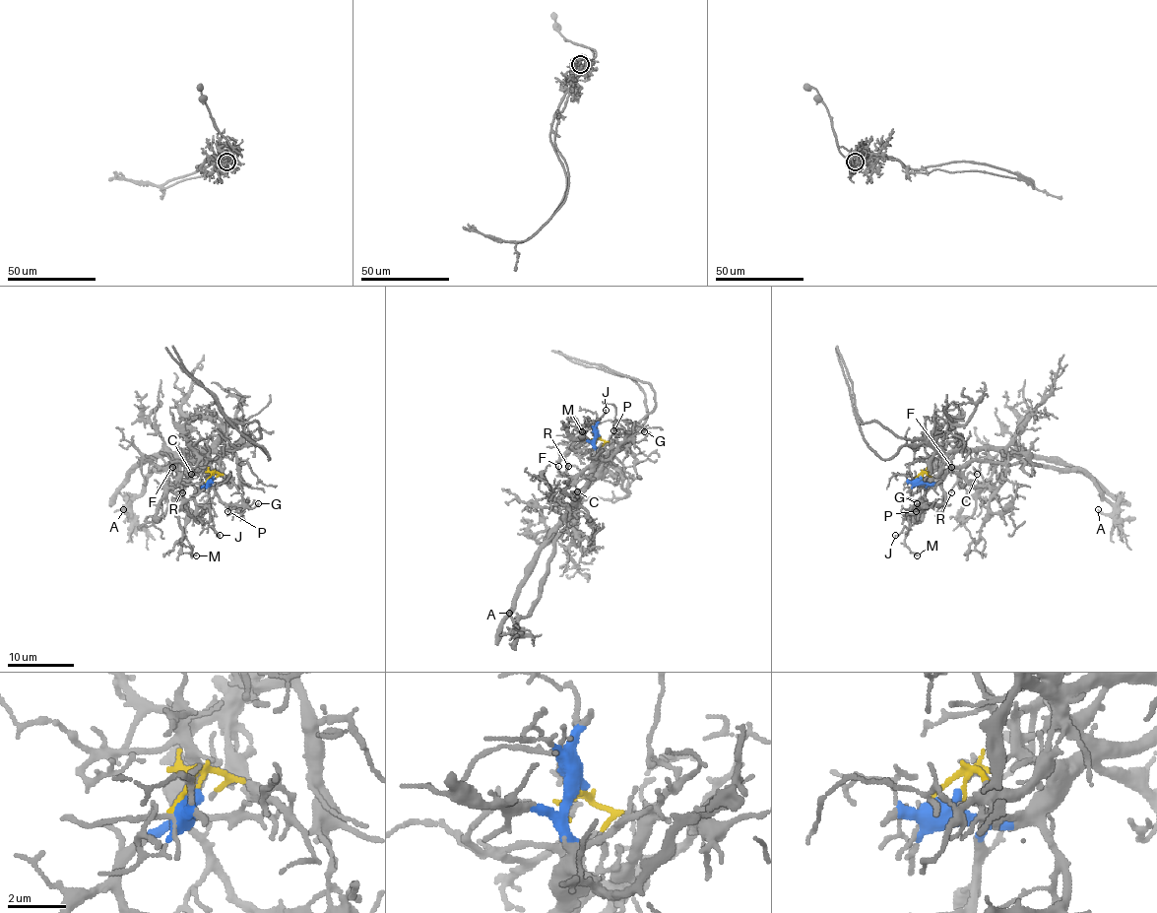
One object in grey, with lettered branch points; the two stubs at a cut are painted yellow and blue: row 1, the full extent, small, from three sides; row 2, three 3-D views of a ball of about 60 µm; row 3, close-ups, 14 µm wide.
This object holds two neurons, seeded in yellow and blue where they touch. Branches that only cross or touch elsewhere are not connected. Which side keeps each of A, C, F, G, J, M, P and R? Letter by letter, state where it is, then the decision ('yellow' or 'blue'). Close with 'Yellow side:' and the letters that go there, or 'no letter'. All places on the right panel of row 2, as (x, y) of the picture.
A: at (1098, 509); blue
C: at (977, 474); blue
F: at (951, 467); blue
G: at (917, 503); blue
J: at (895, 535); blue
M: at (917, 555); blue
P: at (916, 511); blue
R: at (951, 492); blue
Yellow side: no letter

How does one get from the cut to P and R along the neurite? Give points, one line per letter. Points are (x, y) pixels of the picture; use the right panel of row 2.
P: (921, 478), (925, 483), (935, 483), (942, 490), (944, 502), (916, 511)
R: (921, 478), (925, 483), (935, 483), (947, 471), (959, 473), (951, 492)

